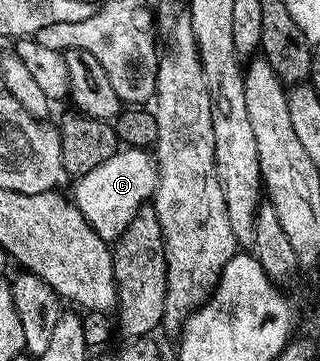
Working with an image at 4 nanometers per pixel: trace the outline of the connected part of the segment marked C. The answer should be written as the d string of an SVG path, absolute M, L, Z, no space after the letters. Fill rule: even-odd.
M126 146L115 152L112 158L108 158L108 162L104 162L104 166L96 166L96 170L77 177L73 184L72 203L80 210L80 214L84 214L84 218L92 226L92 230L96 230L96 234L100 234L102 240L116 242L122 237L124 230L128 230L136 213L153 197L154 189L158 187L158 165L155 157L149 151Z

